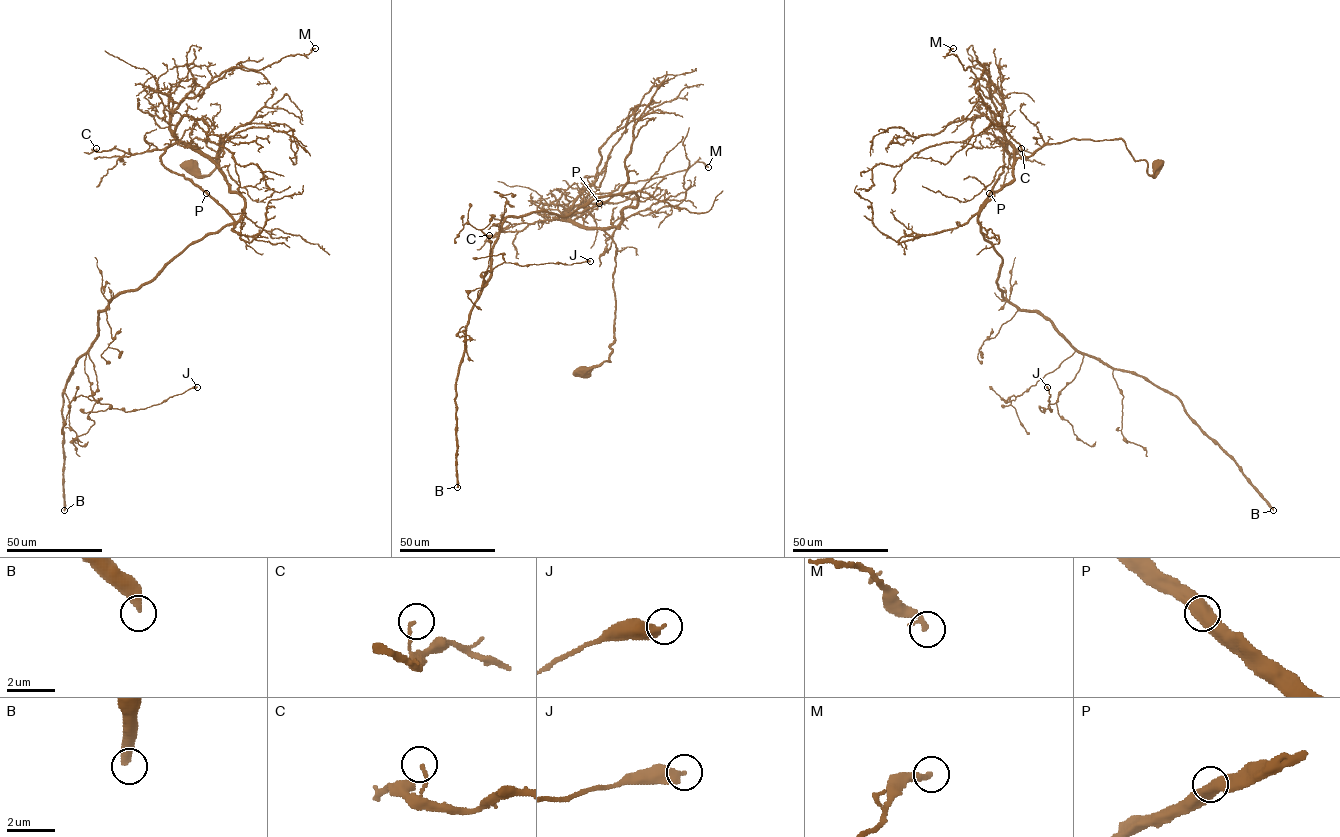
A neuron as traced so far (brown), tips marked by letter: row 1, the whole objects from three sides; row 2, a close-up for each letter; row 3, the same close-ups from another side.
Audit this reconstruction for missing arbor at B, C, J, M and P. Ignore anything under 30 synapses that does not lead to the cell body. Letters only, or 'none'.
B

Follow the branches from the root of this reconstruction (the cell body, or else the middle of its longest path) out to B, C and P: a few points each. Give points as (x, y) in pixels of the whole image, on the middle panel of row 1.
B: (583, 370), (609, 361), (617, 248), (605, 230), (636, 205), (632, 191), (502, 223), (456, 380), (457, 487)
C: (583, 370), (609, 361), (615, 340), (614, 241), (603, 230), (560, 220), (538, 220), (521, 230), (489, 235)
P: (583, 370), (609, 361), (615, 340), (613, 273), (617, 248), (603, 230), (554, 217), (567, 217), (599, 203)

